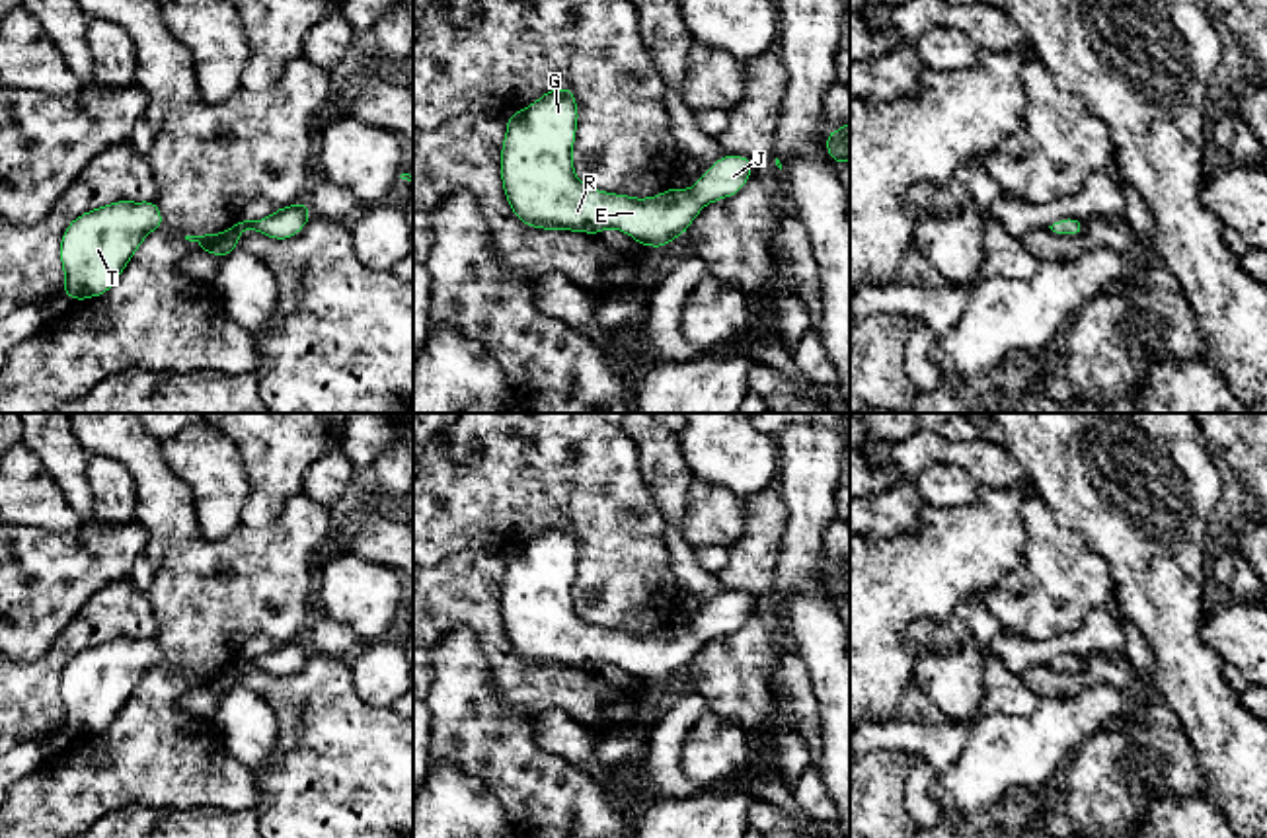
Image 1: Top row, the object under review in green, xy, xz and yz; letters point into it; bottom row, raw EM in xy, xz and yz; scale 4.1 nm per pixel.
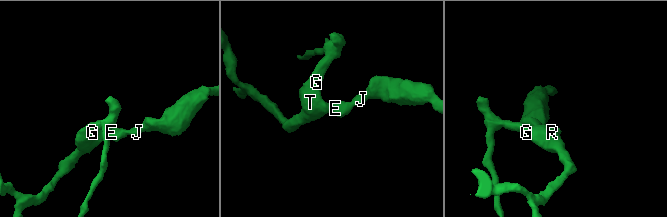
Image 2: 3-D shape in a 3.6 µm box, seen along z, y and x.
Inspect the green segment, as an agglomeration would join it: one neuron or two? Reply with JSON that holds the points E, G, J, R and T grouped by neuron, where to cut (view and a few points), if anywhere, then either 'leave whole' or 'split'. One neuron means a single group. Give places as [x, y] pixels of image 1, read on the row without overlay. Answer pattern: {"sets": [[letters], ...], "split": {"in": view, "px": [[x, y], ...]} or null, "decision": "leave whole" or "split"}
{"sets": [["E", "G", "J", "R", "T"]], "split": null, "decision": "leave whole"}

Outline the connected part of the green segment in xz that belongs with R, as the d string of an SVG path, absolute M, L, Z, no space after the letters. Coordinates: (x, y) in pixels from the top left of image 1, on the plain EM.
M550 526L507 555L501 616L515 653L532 665L596 672L616 665L639 682L663 684L682 672L700 647L739 629L752 610L747 592L721 592L690 626L635 635L583 622L571 587L579 557L575 530Z

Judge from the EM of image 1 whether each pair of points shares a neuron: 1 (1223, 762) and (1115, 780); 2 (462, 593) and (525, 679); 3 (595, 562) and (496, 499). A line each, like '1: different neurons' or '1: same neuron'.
1: different neurons
2: same neuron
3: same neuron

